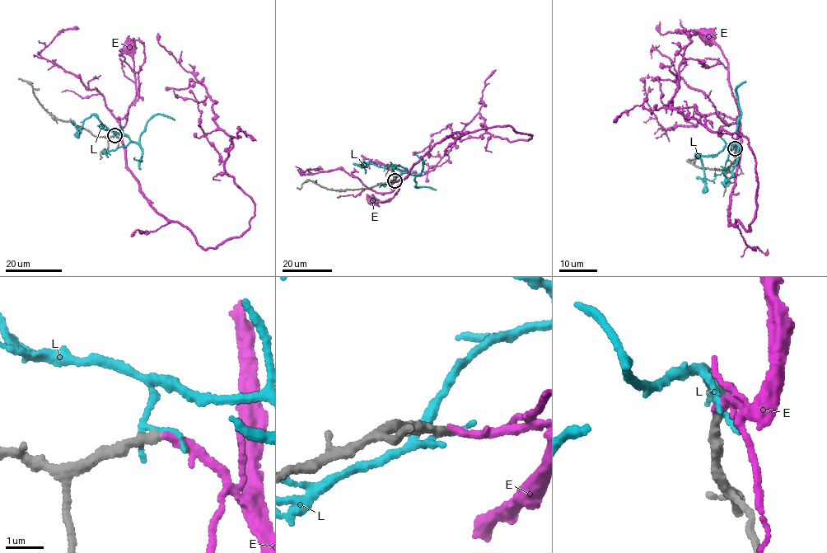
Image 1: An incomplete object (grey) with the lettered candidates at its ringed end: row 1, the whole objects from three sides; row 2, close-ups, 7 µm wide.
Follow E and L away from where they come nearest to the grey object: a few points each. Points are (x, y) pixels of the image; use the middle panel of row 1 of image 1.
E: (394, 180), (401, 181), (397, 187), (399, 189), (389, 201), (372, 200)
L: (394, 180), (400, 171), (389, 166), (383, 167), (367, 163), (362, 166), (359, 164), (364, 167), (365, 173)

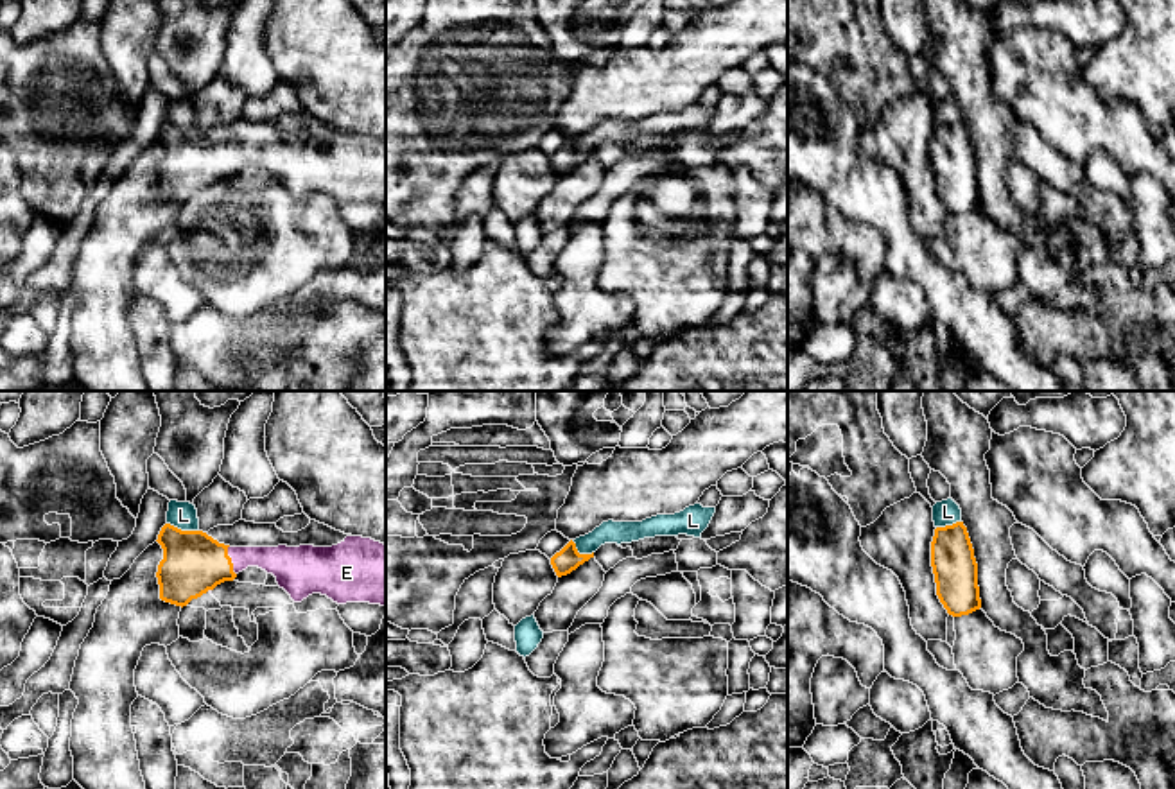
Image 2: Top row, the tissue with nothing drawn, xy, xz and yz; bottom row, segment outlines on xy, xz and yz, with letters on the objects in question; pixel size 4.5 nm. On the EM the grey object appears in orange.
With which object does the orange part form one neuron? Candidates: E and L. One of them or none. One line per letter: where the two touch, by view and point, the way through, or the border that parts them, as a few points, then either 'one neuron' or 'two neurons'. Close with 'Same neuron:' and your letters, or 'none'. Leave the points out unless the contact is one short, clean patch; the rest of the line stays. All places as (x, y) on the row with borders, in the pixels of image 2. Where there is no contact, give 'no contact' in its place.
E: xy (230, 560) | across xy (192, 563), (230, 560), (271, 558), (286, 563) | one neuron
L: xy (183, 531) | along xy (167, 522), (182, 529), (198, 531) | two neurons
Same neuron: E

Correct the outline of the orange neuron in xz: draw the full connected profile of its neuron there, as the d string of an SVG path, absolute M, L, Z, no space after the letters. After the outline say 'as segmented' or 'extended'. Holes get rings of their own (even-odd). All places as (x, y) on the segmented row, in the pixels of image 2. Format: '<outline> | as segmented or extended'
M570 540L560 552L551 558L551 565L558 577L570 574L579 565L594 558L592 554L579 554L576 543Z | as segmented

